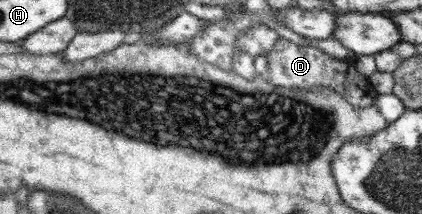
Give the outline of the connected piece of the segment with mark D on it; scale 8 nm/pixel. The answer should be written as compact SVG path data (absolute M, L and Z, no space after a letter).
M279 38L278 43L265 55L268 60L265 77L276 86L288 89L309 89L310 91L316 87L327 87L333 89L354 107L362 109L374 102L376 93L370 86L369 78L356 71L354 57L337 59L317 47L298 46L284 38Z

